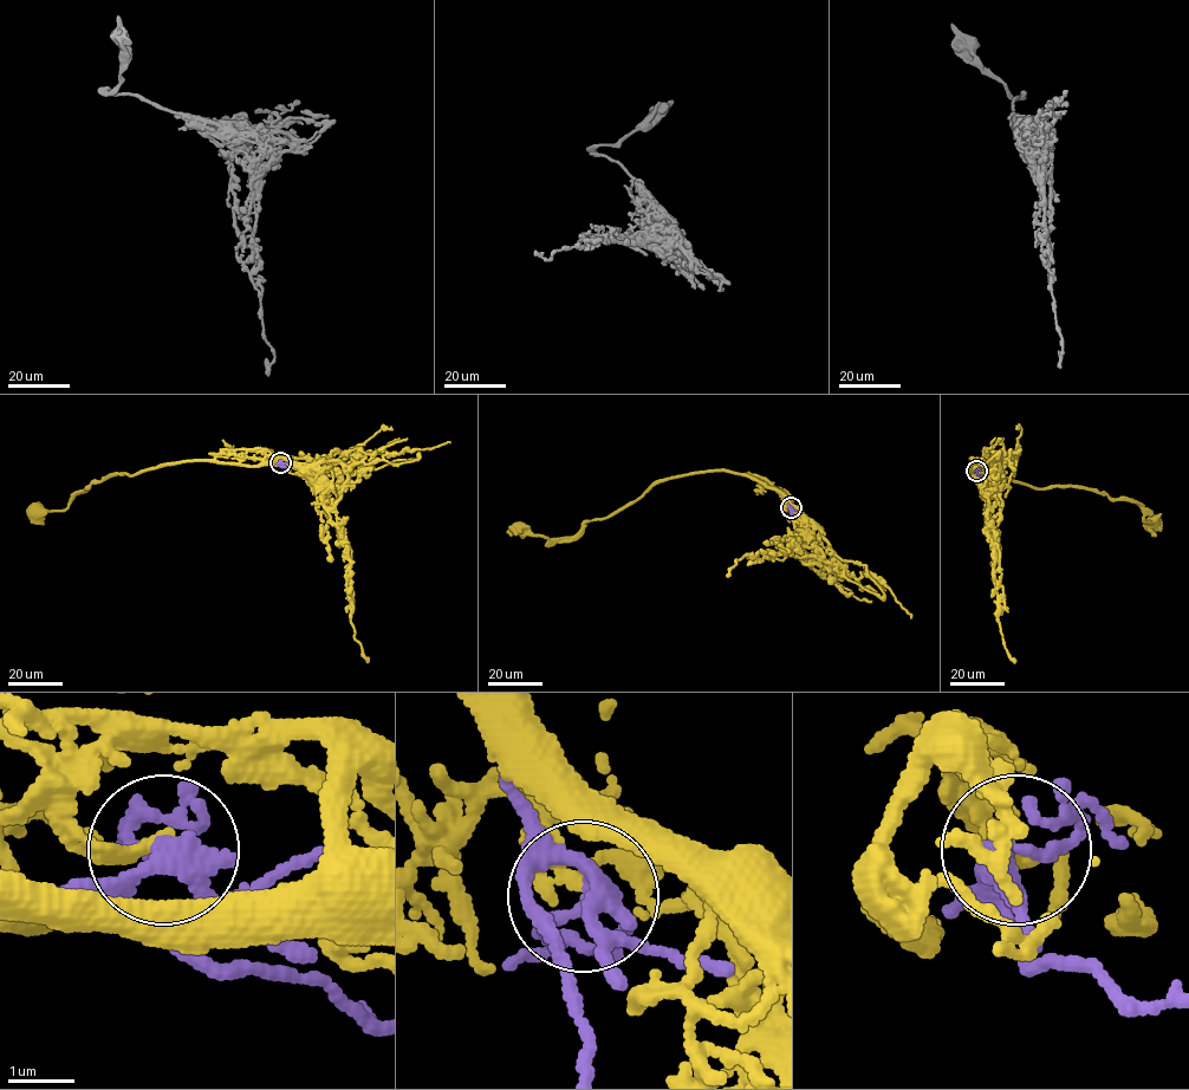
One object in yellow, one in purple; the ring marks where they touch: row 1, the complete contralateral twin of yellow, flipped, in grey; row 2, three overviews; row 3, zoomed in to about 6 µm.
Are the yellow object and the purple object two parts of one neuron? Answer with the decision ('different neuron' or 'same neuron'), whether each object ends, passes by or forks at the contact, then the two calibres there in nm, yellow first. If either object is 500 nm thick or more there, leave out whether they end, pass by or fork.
same neuron | yellow ends | purple forks | 200/190 nm

